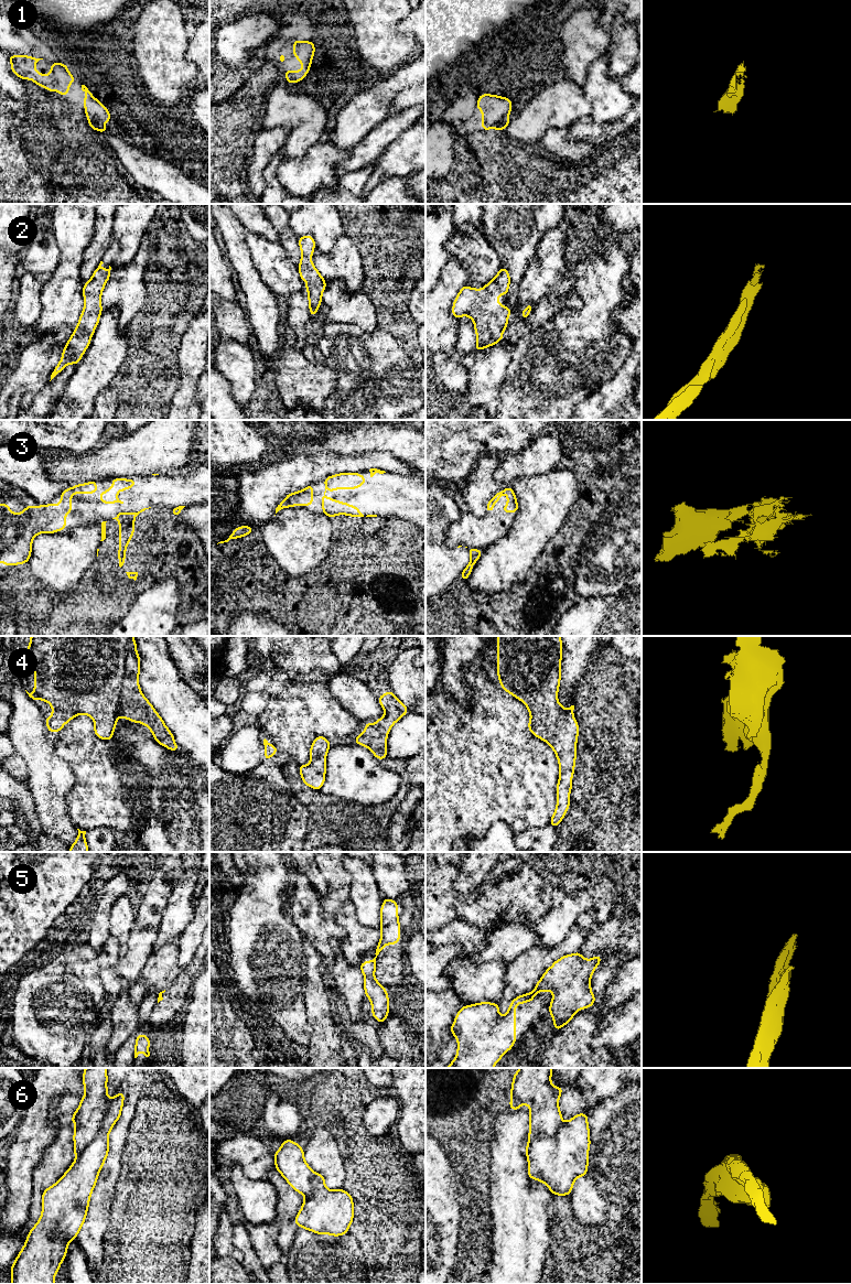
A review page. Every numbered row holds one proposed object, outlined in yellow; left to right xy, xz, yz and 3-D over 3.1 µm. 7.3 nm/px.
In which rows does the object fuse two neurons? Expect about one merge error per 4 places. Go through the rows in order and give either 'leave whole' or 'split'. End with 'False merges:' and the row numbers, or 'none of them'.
1: leave whole
2: leave whole
3: leave whole
4: leave whole
5: split
6: split
False merges: 5, 6

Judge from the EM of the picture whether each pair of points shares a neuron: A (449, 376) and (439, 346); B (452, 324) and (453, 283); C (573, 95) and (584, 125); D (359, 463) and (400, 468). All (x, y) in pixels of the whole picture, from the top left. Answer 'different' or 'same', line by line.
A: different
B: same
C: different
D: same

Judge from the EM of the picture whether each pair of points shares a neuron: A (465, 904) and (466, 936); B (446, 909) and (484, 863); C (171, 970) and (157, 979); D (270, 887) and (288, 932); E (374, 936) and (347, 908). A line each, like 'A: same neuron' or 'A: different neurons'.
A: different neurons
B: different neurons
C: same neuron
D: same neuron
E: same neuron

